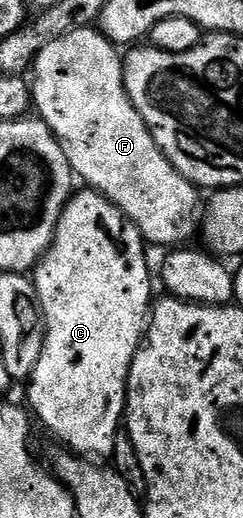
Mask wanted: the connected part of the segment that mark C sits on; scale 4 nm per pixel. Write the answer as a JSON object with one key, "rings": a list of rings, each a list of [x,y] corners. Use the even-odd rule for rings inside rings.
{"rings":[[[95,190],[77,191],[72,199],[64,207],[62,218],[56,227],[56,233],[52,239],[52,244],[48,247],[48,252],[34,269],[34,283],[36,293],[40,299],[40,312],[44,315],[44,345],[42,354],[38,358],[38,366],[34,366],[32,379],[27,381],[28,404],[27,407],[34,413],[35,419],[45,424],[58,439],[64,443],[65,449],[79,454],[84,458],[100,458],[96,456],[111,457],[114,450],[117,432],[121,431],[122,421],[126,416],[126,405],[128,403],[128,375],[130,366],[134,362],[134,354],[138,350],[141,338],[144,337],[144,330],[148,326],[150,309],[154,304],[152,296],[152,276],[148,273],[148,256],[144,253],[146,241],[140,235],[139,230],[132,225],[131,220],[125,216],[123,210],[117,204],[112,204],[105,196],[101,196]]]}

